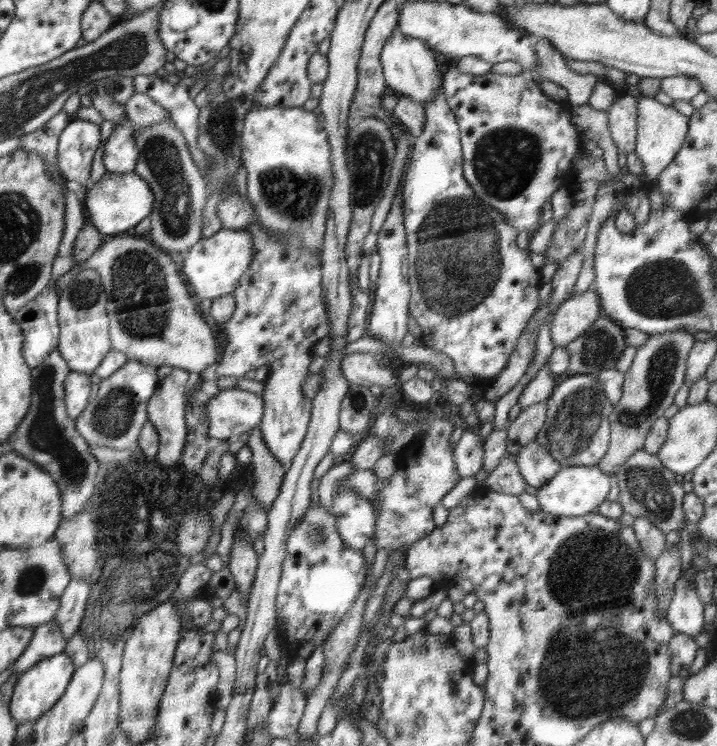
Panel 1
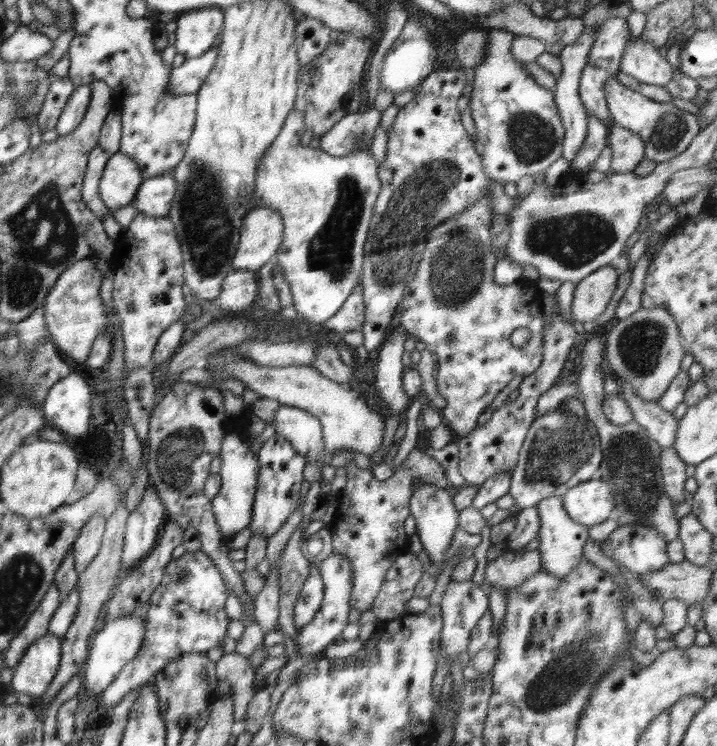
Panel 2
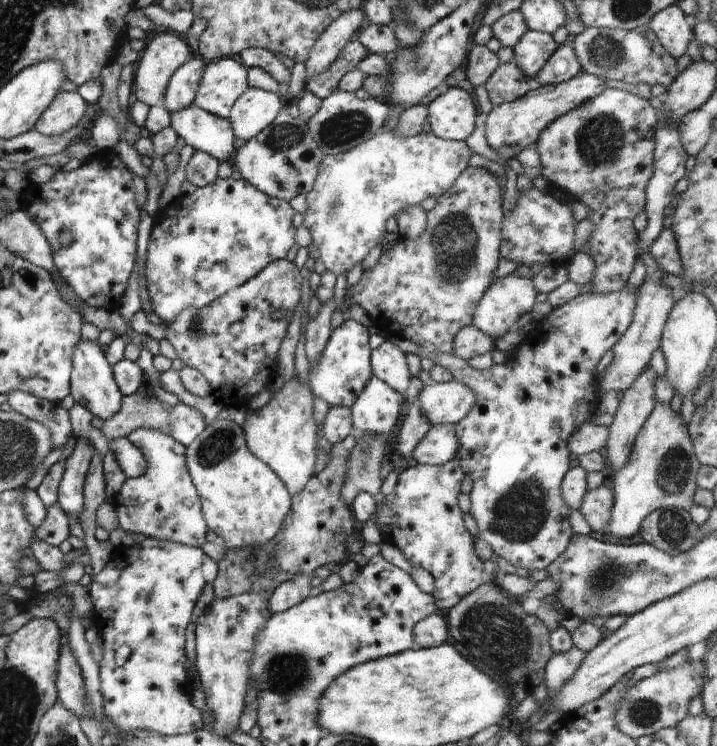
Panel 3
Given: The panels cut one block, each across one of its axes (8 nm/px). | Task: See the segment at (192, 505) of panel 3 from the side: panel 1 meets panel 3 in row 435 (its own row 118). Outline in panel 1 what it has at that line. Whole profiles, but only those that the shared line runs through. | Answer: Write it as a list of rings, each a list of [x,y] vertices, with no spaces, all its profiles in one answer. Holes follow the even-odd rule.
[[[144,93],[132,95],[126,101],[125,109],[133,129],[142,129],[148,125],[158,124],[170,116],[164,108]]]

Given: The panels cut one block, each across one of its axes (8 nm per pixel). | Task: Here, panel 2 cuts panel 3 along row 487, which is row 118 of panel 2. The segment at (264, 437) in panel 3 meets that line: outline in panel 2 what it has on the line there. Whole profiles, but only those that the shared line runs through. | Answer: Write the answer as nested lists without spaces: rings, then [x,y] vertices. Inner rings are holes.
[[[293,108],[290,113],[288,113],[288,118],[284,121],[284,126],[280,129],[280,133],[278,133],[276,139],[272,141],[268,150],[264,151],[264,155],[260,157],[260,163],[258,163],[258,169],[256,169],[255,198],[256,207],[264,206],[264,208],[272,208],[274,212],[280,212],[280,216],[284,222],[284,232],[282,235],[282,242],[280,243],[280,247],[278,247],[278,252],[275,254],[276,264],[282,267],[285,280],[290,285],[290,293],[292,293],[292,298],[294,299],[294,308],[298,311],[299,318],[303,319],[305,323],[308,324],[323,323],[329,320],[344,305],[344,302],[352,293],[353,288],[360,283],[361,273],[363,272],[363,248],[368,238],[369,224],[378,193],[381,190],[381,182],[378,176],[379,164],[376,163],[370,150],[354,150],[354,152],[340,157],[330,155],[324,156],[321,149],[313,148],[309,145],[302,145],[300,138],[304,131],[304,115],[302,115],[302,112],[296,111],[296,109]]]

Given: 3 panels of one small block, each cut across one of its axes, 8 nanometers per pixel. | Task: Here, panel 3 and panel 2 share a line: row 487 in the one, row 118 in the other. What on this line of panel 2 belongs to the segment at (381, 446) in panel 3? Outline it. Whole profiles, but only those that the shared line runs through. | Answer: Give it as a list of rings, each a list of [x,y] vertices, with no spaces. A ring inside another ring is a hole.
[[[372,106],[341,118],[321,136],[323,155],[340,157],[354,150],[370,150],[381,116],[382,112]]]

